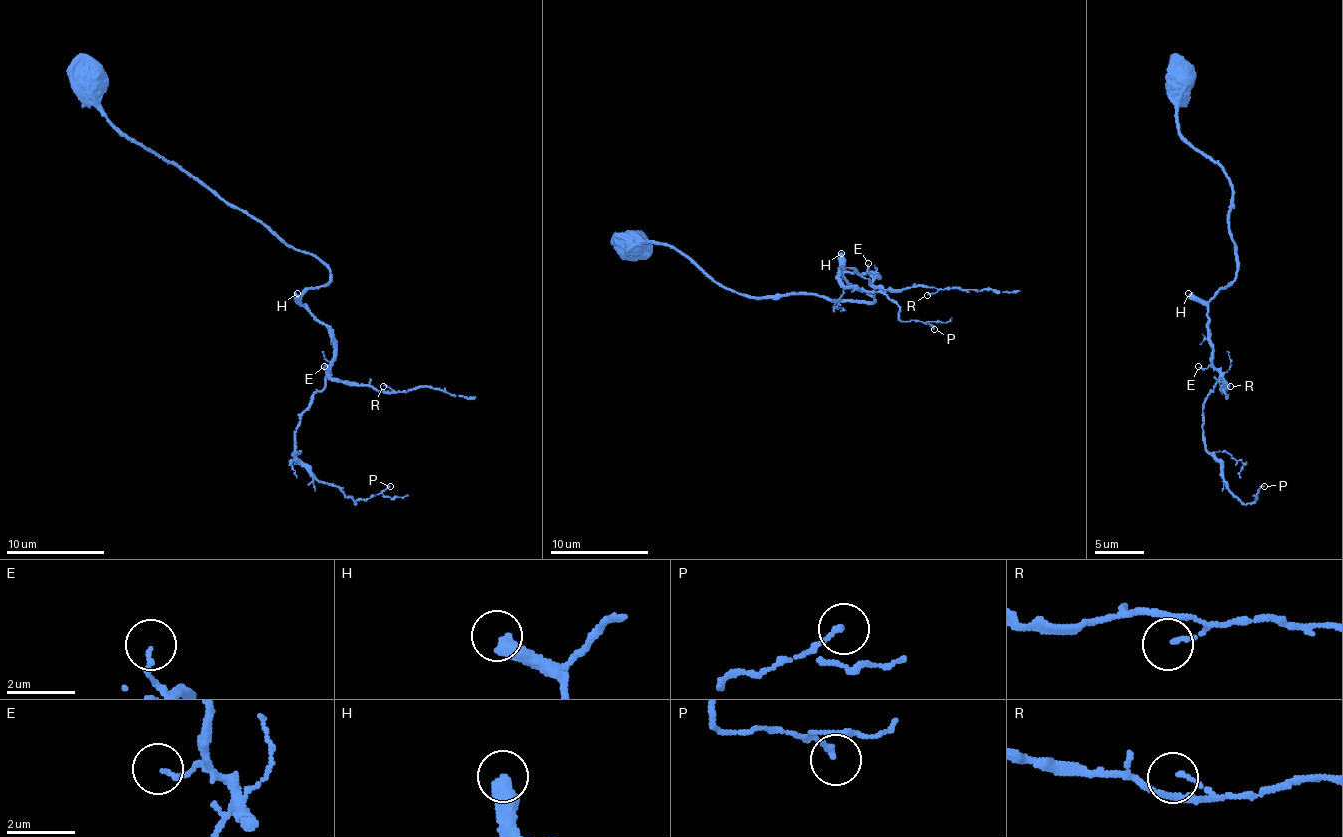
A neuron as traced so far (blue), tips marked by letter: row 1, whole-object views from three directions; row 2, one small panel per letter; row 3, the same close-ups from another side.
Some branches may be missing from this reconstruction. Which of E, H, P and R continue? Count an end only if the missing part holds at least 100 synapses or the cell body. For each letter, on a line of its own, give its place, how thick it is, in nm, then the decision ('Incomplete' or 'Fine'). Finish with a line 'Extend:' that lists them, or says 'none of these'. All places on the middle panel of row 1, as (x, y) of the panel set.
E: Place: (868, 263). Thickness 130 nm. Fine
H: Place: (841, 253). Thickness 460 nm. Incomplete
P: Place: (934, 329). Thickness 130 nm. Fine
R: Place: (927, 295). Thickness 100 nm. Fine
Extend: H

